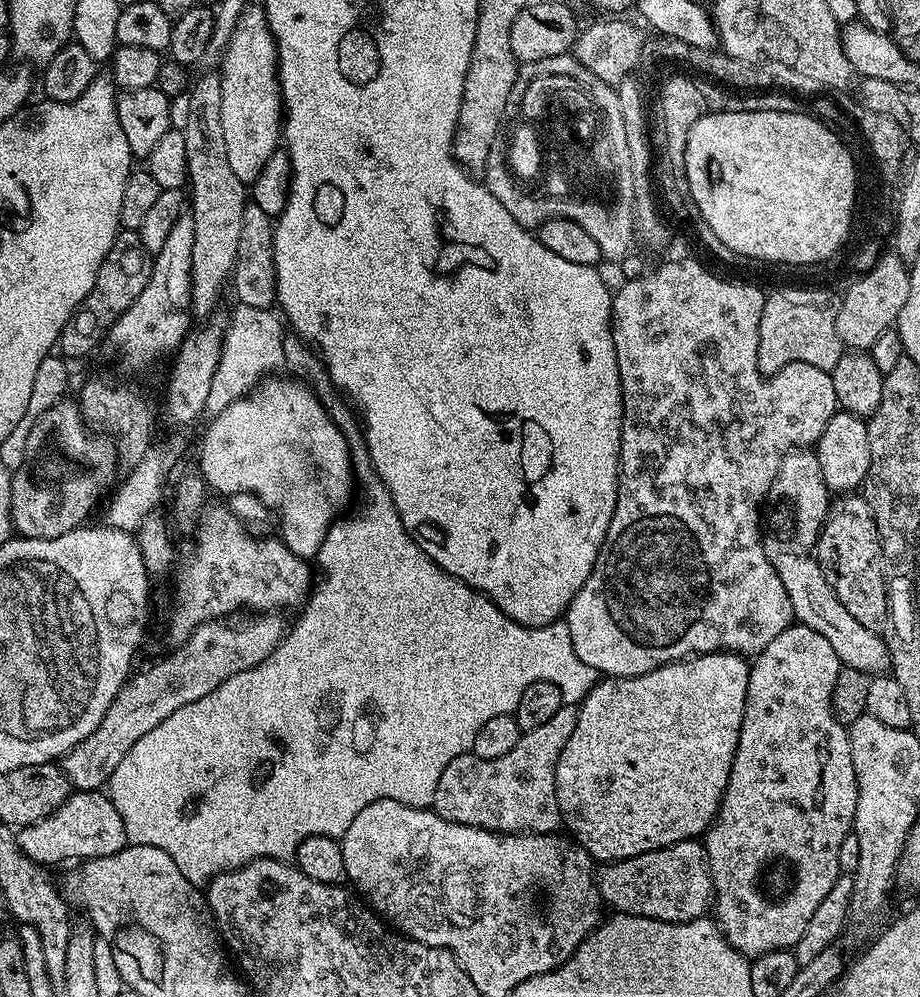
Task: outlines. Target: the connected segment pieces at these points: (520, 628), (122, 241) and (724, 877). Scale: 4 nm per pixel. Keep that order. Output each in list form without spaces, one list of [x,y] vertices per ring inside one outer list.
[[[352,436],[348,443],[348,453],[352,456],[355,479],[359,487],[360,484],[364,487],[364,497],[360,500],[361,512],[357,516],[341,515],[330,526],[326,538],[322,538],[322,546],[316,552],[314,564],[319,575],[321,572],[324,577],[321,580],[319,577],[303,605],[299,613],[300,621],[293,628],[291,625],[290,631],[272,651],[270,658],[250,670],[234,674],[234,678],[226,678],[226,682],[210,690],[206,698],[198,698],[198,702],[190,702],[190,706],[174,710],[174,714],[170,714],[166,722],[158,722],[158,726],[154,726],[150,734],[142,734],[142,738],[134,742],[130,754],[126,754],[122,762],[118,762],[118,770],[114,770],[107,782],[107,795],[111,796],[118,814],[122,814],[128,843],[166,850],[166,854],[174,858],[174,866],[182,870],[182,878],[186,878],[191,884],[207,885],[218,874],[240,868],[252,860],[267,858],[291,861],[301,842],[311,836],[342,838],[346,830],[350,830],[350,822],[354,822],[354,818],[358,818],[358,813],[366,810],[370,802],[393,800],[411,808],[431,809],[434,790],[438,790],[438,778],[442,778],[442,770],[446,770],[446,766],[450,766],[454,758],[471,753],[474,737],[489,718],[498,714],[513,715],[518,706],[518,698],[522,698],[522,690],[526,690],[530,682],[554,682],[568,706],[579,705],[584,695],[598,683],[596,669],[588,668],[586,662],[582,662],[582,658],[574,654],[574,642],[570,642],[568,626],[563,619],[539,626],[514,622],[491,598],[439,568],[413,542],[406,526],[402,526],[402,518],[388,488],[381,482],[380,476],[372,476],[372,472],[368,472],[368,460],[364,460],[364,448],[368,444],[360,444],[360,437]]]
[[[136,230],[117,231],[116,240],[110,246],[106,258],[102,258],[102,266],[98,266],[98,278],[94,278],[94,286],[86,298],[76,308],[75,314],[62,326],[62,334],[58,341],[59,355],[75,362],[88,356],[96,347],[101,347],[108,331],[130,310],[130,305],[138,294],[146,287],[150,267],[149,253],[140,244],[140,234]]]
[[[793,622],[786,630],[782,630],[782,634],[778,634],[778,638],[774,638],[774,642],[763,645],[755,653],[748,669],[746,710],[742,718],[736,757],[732,763],[730,778],[720,809],[716,811],[716,818],[711,828],[704,833],[702,843],[704,853],[708,856],[708,869],[712,875],[714,919],[720,925],[720,932],[728,941],[728,945],[749,958],[762,956],[770,951],[795,949],[798,938],[802,938],[802,930],[806,930],[810,917],[814,915],[814,910],[818,910],[822,898],[830,894],[830,886],[834,886],[834,882],[842,874],[840,870],[842,842],[853,831],[856,823],[856,771],[852,761],[852,747],[848,741],[847,727],[841,724],[832,712],[834,682],[838,682],[841,667],[838,654],[834,654],[830,642],[826,642],[826,638],[818,634],[818,630],[810,630],[810,626]]]

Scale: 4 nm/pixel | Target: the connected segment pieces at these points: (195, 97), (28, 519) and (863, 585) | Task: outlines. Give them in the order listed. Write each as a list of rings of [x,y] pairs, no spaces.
[[[219,75],[204,76],[195,84],[196,81],[187,93],[188,113],[184,116],[182,131],[188,163],[187,187],[192,188],[190,211],[194,218],[194,254],[190,254],[192,315],[200,318],[215,310],[220,291],[229,283],[238,254],[246,185],[235,176],[234,170],[230,170],[230,161],[226,159],[226,138],[222,135],[222,82]]]
[[[62,398],[36,419],[26,438],[24,464],[12,472],[12,526],[25,540],[58,538],[62,534],[70,534],[70,530],[81,527],[87,521],[84,519],[91,514],[92,507],[99,502],[100,495],[113,487],[118,476],[115,439],[85,424],[79,403],[75,399],[68,399]]]
[[[840,494],[828,505],[828,517],[822,526],[820,536],[814,545],[814,555],[820,562],[820,569],[826,574],[834,594],[870,630],[883,633],[890,624],[890,609],[888,607],[888,580],[886,579],[886,561],[884,547],[880,544],[880,535],[874,522],[874,514],[870,506],[860,494]]]

